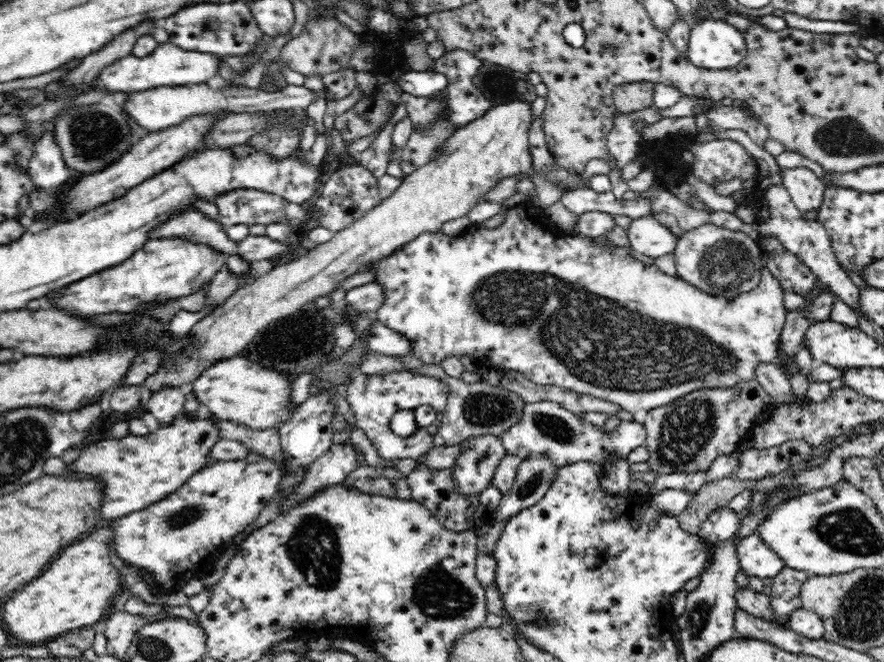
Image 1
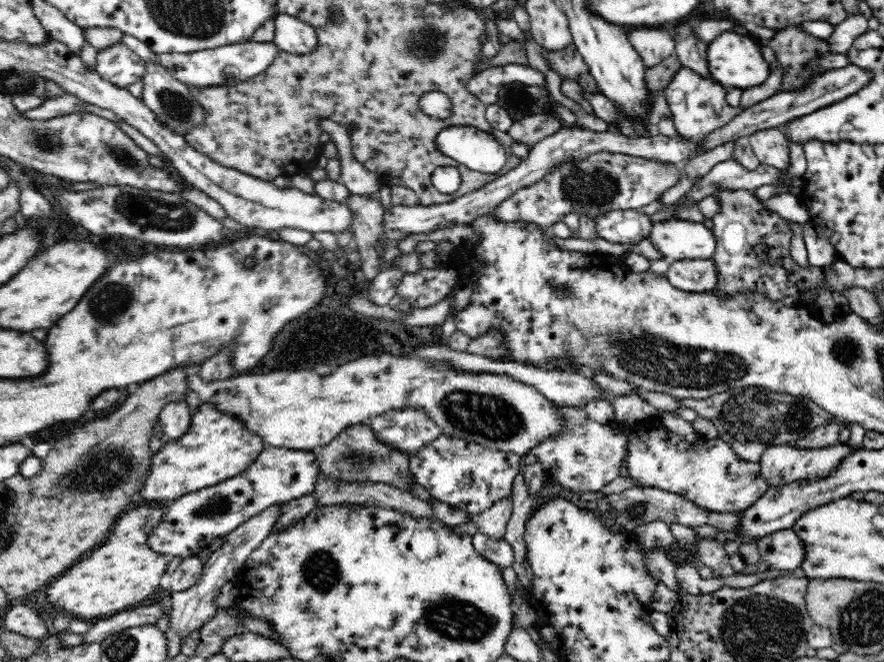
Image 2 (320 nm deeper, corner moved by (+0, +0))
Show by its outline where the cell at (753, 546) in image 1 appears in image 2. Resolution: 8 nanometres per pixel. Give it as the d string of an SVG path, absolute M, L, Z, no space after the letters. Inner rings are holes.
M793 528L767 534L757 542L761 560L776 570L797 570L806 558L806 549Z

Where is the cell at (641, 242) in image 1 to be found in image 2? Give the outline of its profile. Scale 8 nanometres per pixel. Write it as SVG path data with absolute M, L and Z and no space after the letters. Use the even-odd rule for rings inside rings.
M681 219L654 223L649 239L657 251L670 261L680 259L712 259L717 240L709 222Z

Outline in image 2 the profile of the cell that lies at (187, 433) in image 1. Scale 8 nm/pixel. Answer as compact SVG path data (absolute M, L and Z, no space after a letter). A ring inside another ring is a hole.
M201 403L193 412L190 430L181 439L165 442L151 458L149 475L139 492L144 500L171 502L245 472L265 449L261 436L246 429L235 414L222 412L212 403Z

